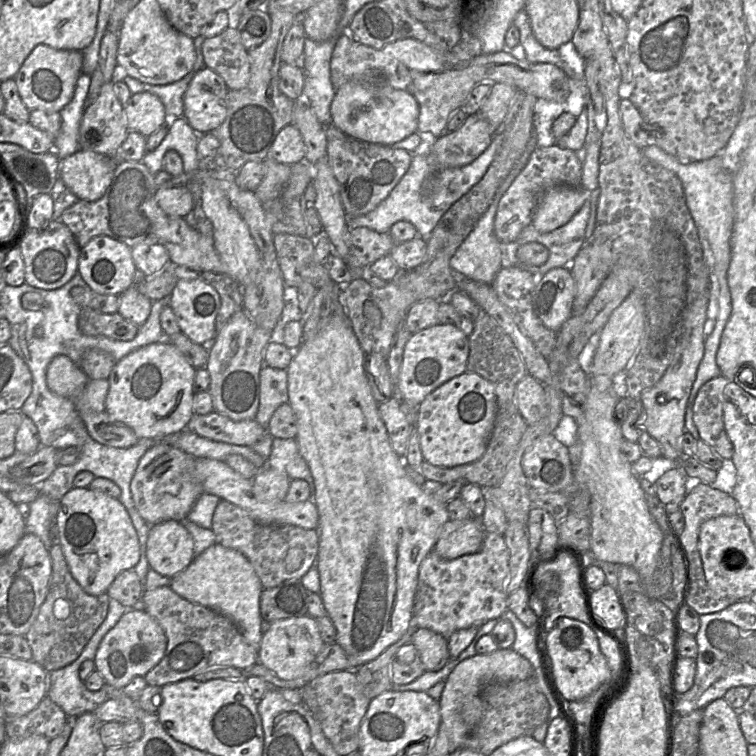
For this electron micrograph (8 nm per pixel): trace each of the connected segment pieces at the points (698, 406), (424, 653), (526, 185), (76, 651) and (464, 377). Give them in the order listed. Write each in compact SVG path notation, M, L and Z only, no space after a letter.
M722 375L707 381L698 391L693 405L693 421L700 440L708 444L722 459L731 459L733 445L723 420L725 389L729 380Z
M413 628L411 642L419 652L425 671L438 671L450 660L448 638L427 628Z
M558 145L537 147L530 154L525 167L501 197L494 219L494 233L502 244L516 241L521 231L532 224L540 197L556 186L581 187L582 164L577 153Z
M58 542L49 547L52 574L47 594L39 613L25 638L32 650L33 661L45 671L52 672L74 662L105 620L108 613L107 593L90 595L76 582L70 573L62 548Z
M466 371L433 390L415 409L415 427L424 461L437 467L455 467L480 459L486 451L497 413L494 386Z

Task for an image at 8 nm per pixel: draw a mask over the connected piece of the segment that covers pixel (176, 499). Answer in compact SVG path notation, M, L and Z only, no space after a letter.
M164 442L156 443L146 452L131 481L133 502L149 525L168 520L182 522L203 493L203 485L197 477L195 458Z

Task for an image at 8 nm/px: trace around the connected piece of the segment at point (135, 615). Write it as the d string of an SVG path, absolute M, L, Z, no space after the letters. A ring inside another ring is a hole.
M140 603L137 607L127 609L117 624L104 636L93 660L95 670L104 678L106 686L123 689L134 677L144 677L146 673L153 669L163 658L166 648L167 638L163 629L158 622L143 609Z

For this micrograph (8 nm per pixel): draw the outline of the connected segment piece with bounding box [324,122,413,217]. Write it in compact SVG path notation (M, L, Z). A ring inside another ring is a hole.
M332 122L326 126L327 157L340 184L342 204L347 217L364 215L374 210L390 194L410 167L412 153L374 142L352 138Z

